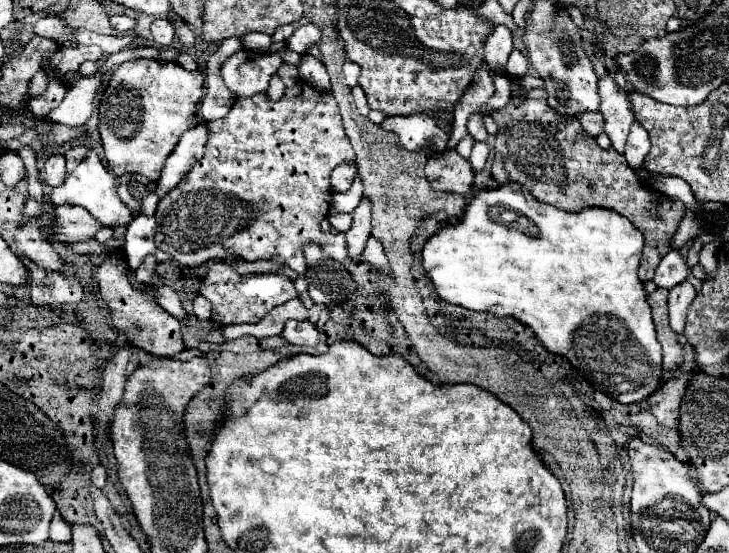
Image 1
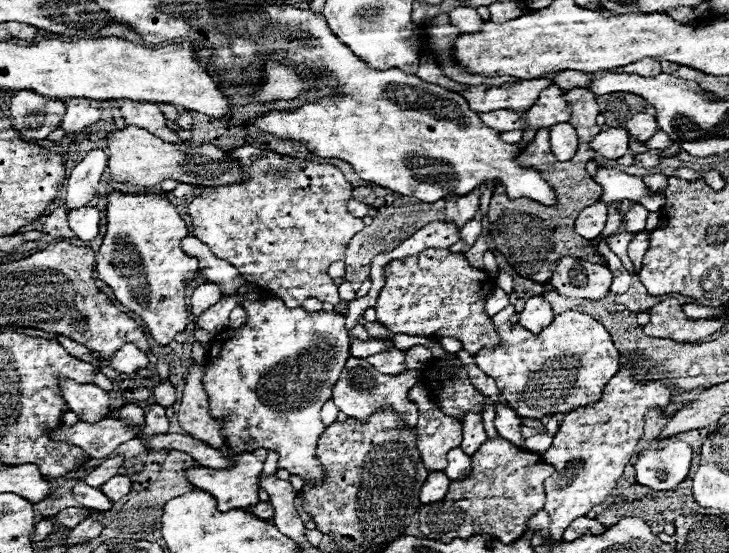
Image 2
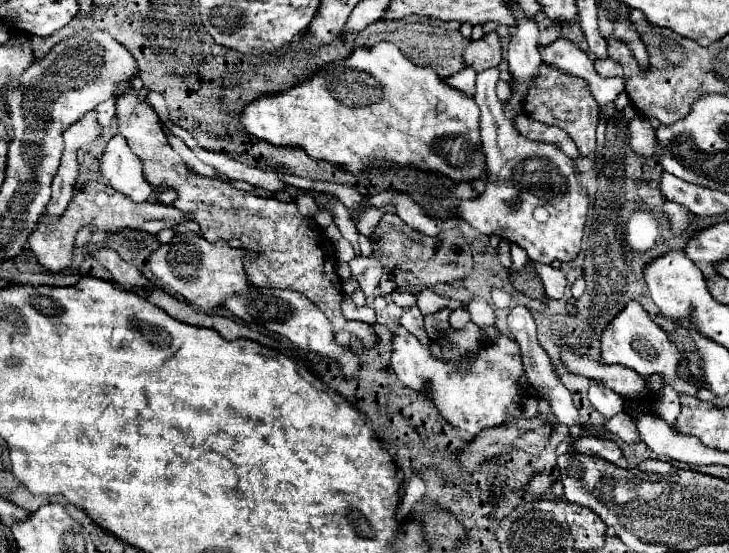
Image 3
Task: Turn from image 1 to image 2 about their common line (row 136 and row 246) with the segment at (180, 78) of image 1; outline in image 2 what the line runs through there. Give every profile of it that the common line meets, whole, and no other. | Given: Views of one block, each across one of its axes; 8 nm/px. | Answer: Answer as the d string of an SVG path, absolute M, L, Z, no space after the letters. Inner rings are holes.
M110 194L108 196L108 230L104 242L96 254L96 272L102 282L106 282L116 300L136 312L150 336L160 344L170 344L178 332L188 324L188 310L184 302L184 276L198 270L198 260L184 254L180 240L188 236L188 226L180 218L178 210L166 194Z

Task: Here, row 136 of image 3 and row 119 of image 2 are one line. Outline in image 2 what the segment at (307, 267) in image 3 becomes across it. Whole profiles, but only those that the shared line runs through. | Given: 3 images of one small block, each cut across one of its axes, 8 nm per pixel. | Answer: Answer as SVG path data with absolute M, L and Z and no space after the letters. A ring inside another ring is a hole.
M122 100L120 110L122 110L122 114L124 114L124 122L126 122L126 124L144 128L144 130L156 134L158 138L162 138L164 142L182 142L182 140L178 138L178 134L168 128L168 122L166 122L162 110L158 108L158 104Z

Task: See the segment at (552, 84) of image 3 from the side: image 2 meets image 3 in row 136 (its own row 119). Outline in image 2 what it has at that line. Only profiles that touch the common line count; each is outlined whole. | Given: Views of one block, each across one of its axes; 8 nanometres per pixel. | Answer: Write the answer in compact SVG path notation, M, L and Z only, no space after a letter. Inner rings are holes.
M582 88L582 90L564 92L564 98L568 100L568 106L572 110L570 124L576 128L578 138L582 142L576 156L568 162L554 160L554 154L550 152L550 146L548 146L548 128L540 128L536 132L536 138L518 156L518 162L522 166L528 166L528 168L534 166L534 170L538 170L542 174L542 178L554 188L554 192L558 196L558 204L542 206L528 198L508 200L504 186L496 186L490 208L488 208L490 234L494 236L494 244L496 244L498 252L506 256L506 260L516 270L516 274L530 278L538 284L546 284L550 280L554 262L558 262L558 258L562 258L566 254L608 266L606 258L602 258L594 252L592 242L584 240L582 236L578 236L574 232L574 220L576 220L578 212L584 210L586 206L596 204L602 198L602 188L586 172L586 162L594 158L594 150L590 150L588 142L590 142L590 138L594 138L594 134L600 132L600 126L596 124L596 116L598 116L596 96L590 90Z

